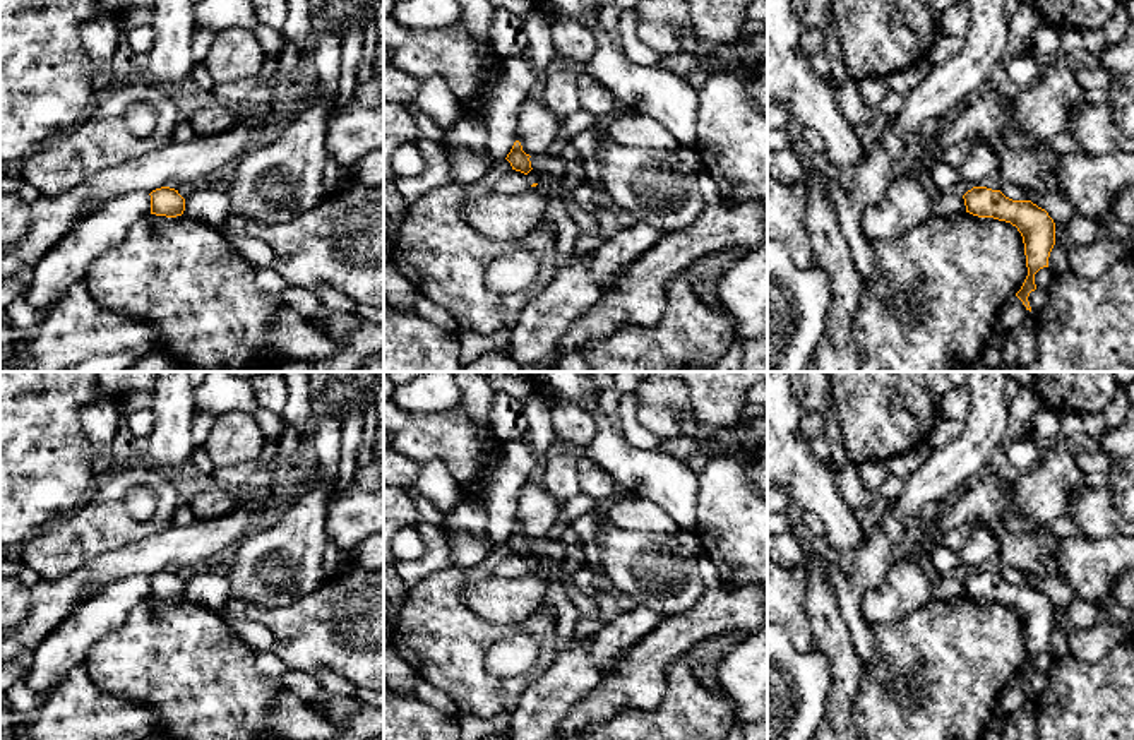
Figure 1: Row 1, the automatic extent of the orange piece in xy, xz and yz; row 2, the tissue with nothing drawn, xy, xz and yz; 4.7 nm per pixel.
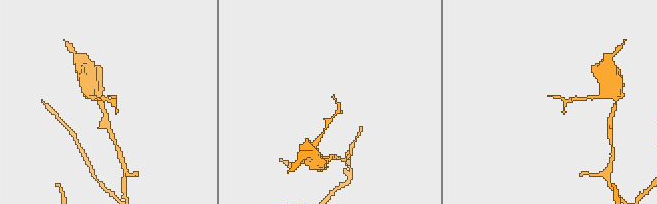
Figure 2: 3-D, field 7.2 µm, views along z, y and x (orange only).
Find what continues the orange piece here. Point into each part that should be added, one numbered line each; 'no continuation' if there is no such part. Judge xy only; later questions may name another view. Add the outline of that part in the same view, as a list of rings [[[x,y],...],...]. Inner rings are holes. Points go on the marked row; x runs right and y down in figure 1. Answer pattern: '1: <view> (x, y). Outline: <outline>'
no continuation

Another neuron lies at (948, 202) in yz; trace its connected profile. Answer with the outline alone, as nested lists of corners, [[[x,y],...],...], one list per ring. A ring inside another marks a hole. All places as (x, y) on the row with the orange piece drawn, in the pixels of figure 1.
[[[942,190],[932,199],[932,211],[935,216],[959,216],[966,212],[964,199],[954,190]]]

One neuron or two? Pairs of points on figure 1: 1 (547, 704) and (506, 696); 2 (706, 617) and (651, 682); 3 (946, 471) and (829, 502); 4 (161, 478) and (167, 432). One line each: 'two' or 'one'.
1: two
2: one
3: two
4: two

